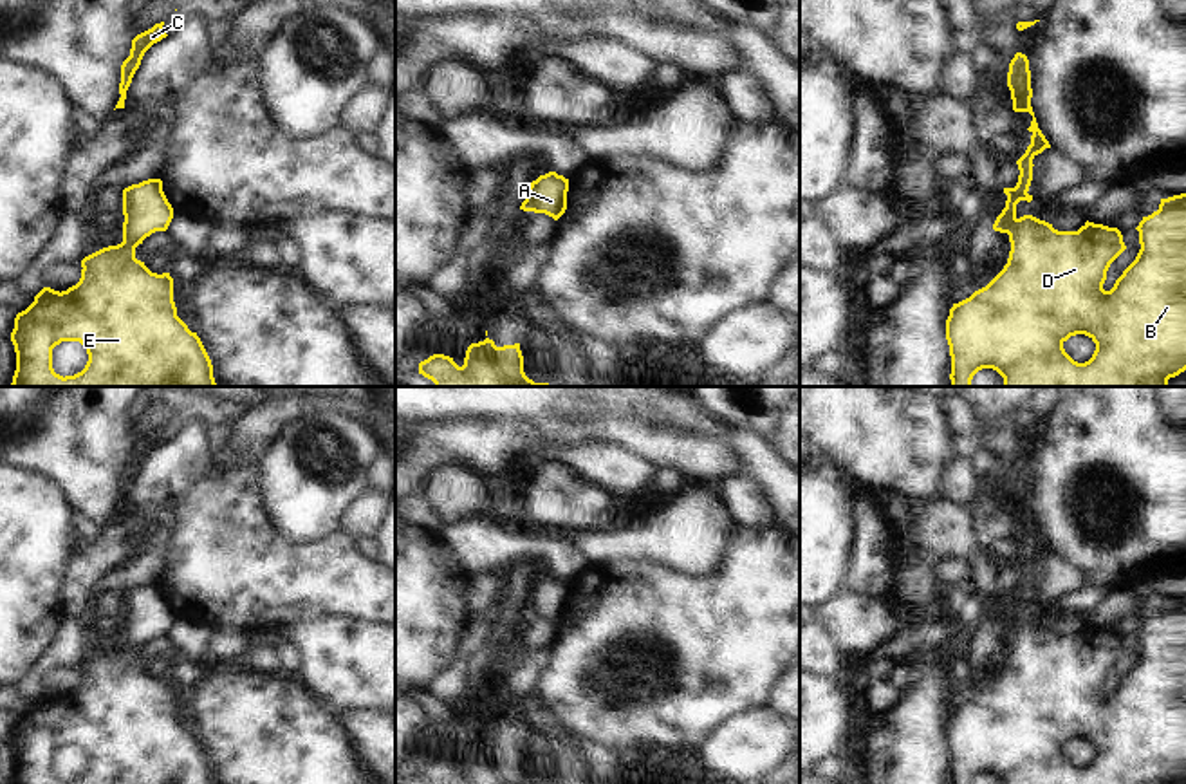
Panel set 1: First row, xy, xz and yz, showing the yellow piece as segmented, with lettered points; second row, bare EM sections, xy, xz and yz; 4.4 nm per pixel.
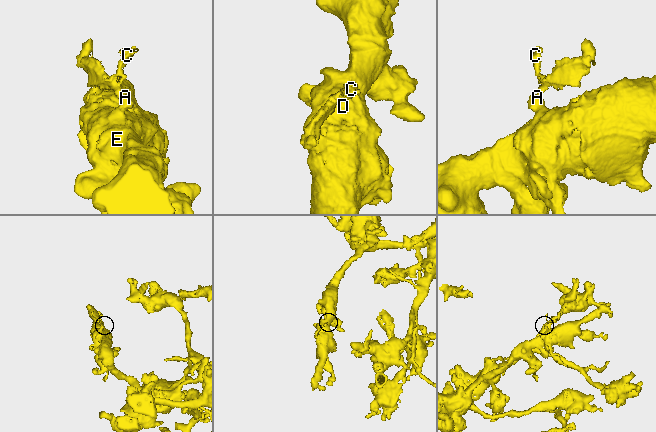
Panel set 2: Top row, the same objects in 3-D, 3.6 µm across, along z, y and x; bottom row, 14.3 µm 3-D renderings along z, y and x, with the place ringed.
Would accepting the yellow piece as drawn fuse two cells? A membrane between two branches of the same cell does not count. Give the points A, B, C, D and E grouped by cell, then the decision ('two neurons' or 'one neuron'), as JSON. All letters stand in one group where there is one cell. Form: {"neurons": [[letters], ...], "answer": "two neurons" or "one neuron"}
{"neurons": [["A", "B", "D", "E"], ["C"]], "answer": "two neurons"}

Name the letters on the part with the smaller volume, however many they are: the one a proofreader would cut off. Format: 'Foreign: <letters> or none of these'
Foreign: C

